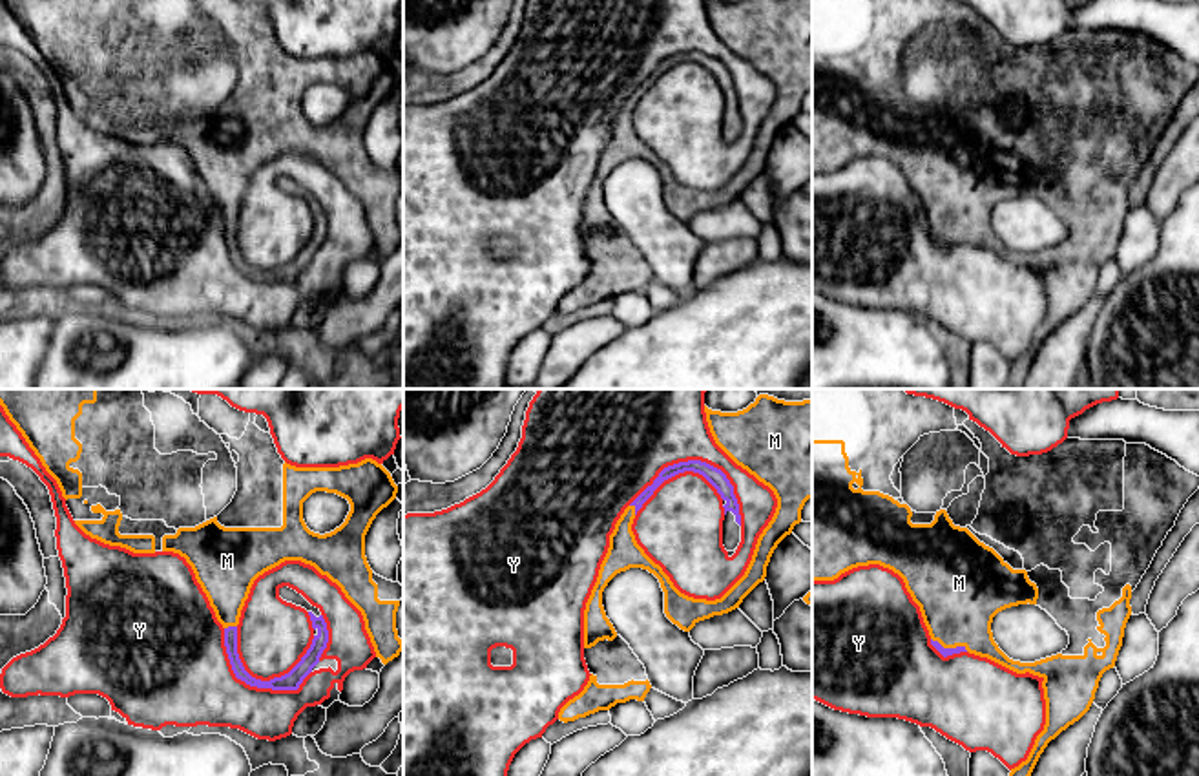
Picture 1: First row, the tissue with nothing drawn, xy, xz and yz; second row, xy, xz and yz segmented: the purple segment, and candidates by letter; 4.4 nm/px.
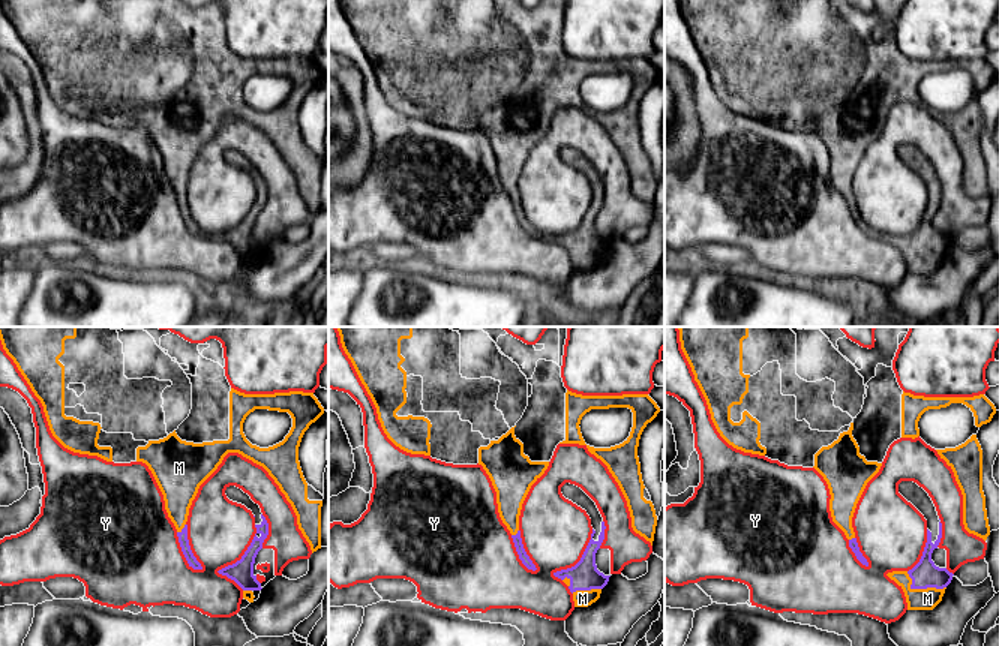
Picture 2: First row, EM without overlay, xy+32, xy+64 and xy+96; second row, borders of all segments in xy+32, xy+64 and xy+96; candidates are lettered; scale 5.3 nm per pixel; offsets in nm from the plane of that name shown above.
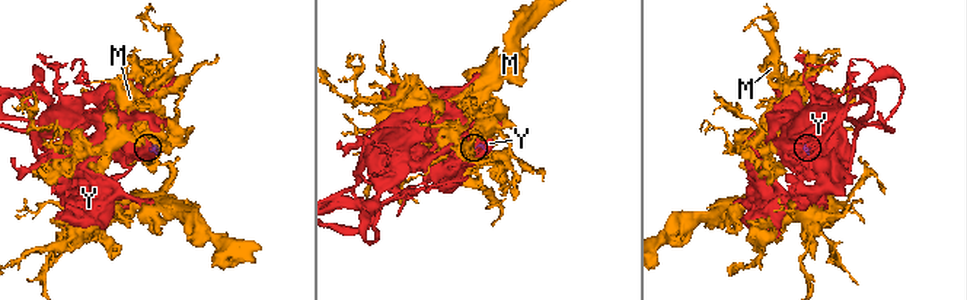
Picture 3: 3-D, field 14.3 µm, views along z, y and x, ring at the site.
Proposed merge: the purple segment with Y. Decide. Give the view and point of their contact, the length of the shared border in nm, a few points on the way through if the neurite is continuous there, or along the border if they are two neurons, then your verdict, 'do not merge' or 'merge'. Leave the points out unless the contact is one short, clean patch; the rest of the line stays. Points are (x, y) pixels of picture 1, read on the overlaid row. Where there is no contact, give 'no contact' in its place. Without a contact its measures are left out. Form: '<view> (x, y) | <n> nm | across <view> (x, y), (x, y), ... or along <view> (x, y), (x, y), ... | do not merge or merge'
xz (699, 461) | 500 nm | do not merge

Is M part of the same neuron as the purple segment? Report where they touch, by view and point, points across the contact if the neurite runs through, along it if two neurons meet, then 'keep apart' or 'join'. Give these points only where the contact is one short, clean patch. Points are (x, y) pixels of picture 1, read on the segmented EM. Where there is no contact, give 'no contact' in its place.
yz (949, 649) | join

